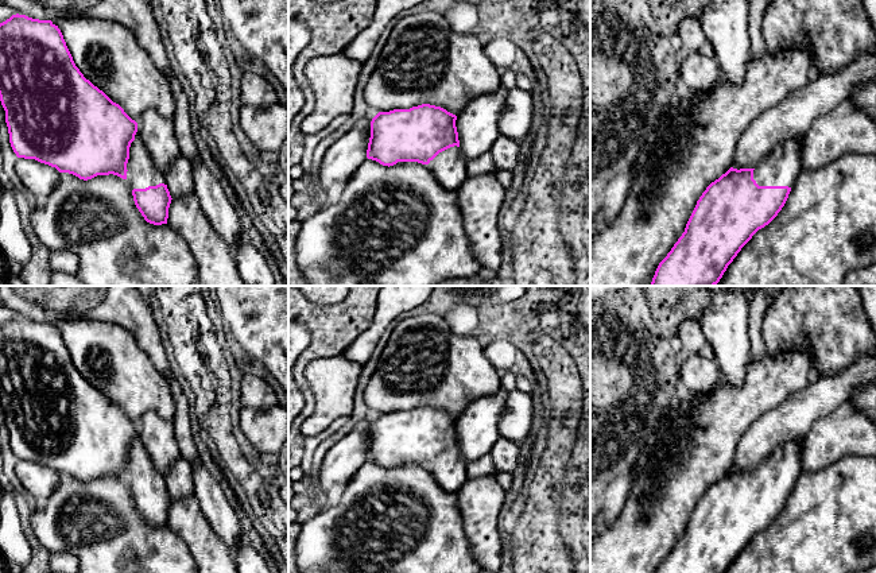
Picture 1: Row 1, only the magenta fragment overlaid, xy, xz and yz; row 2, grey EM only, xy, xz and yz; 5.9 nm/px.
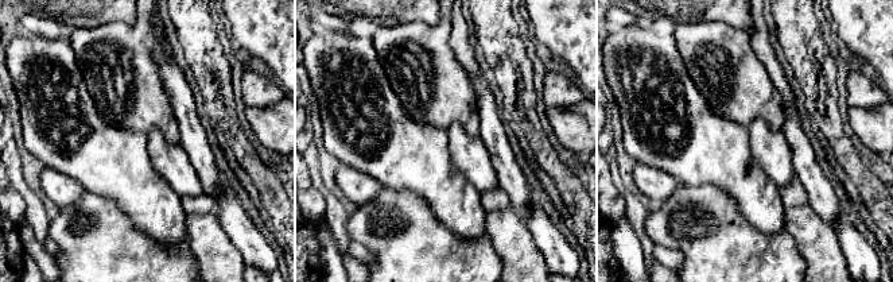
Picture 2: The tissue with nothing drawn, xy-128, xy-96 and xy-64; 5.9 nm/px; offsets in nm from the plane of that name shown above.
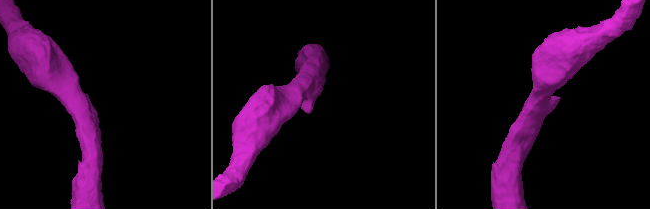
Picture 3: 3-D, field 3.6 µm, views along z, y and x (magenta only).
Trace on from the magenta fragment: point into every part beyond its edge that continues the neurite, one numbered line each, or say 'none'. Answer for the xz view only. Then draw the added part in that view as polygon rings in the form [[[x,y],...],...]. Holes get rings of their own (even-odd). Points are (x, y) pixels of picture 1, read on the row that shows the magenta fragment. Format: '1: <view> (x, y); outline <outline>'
1: xz (449, 167); outline [[[454,146],[439,152],[427,166],[446,190],[457,191],[468,178],[466,164],[460,147]]]

